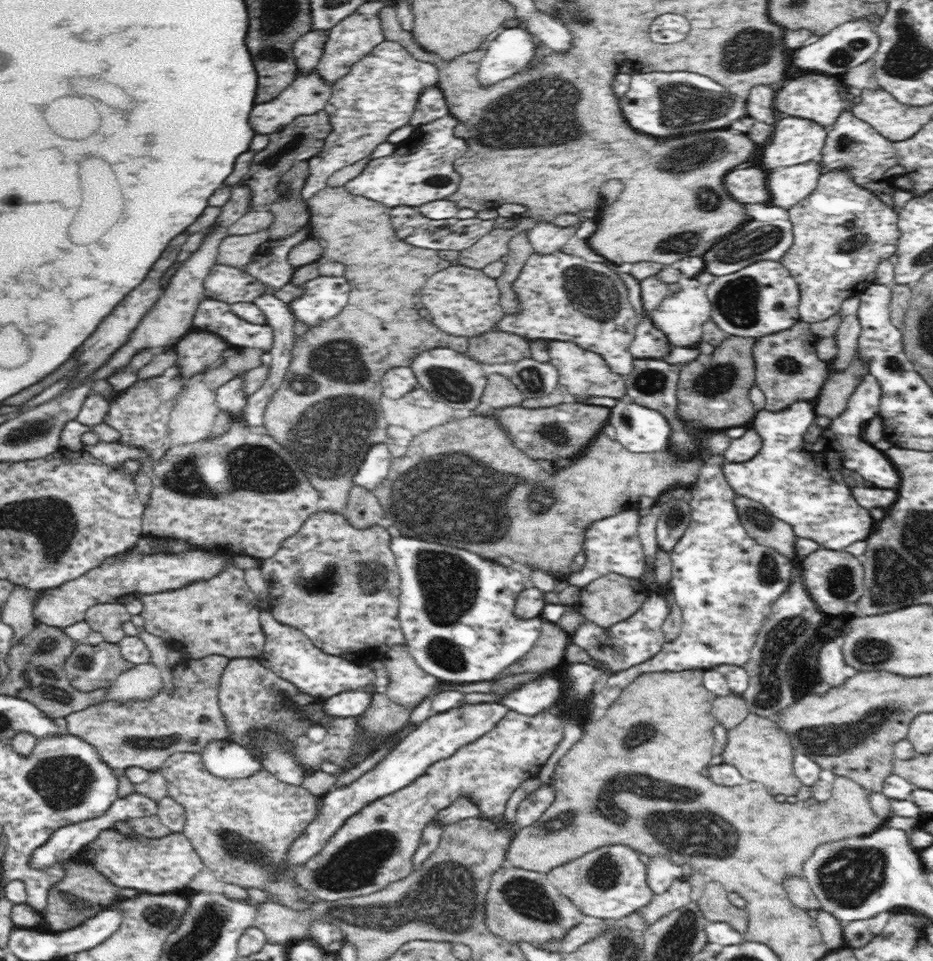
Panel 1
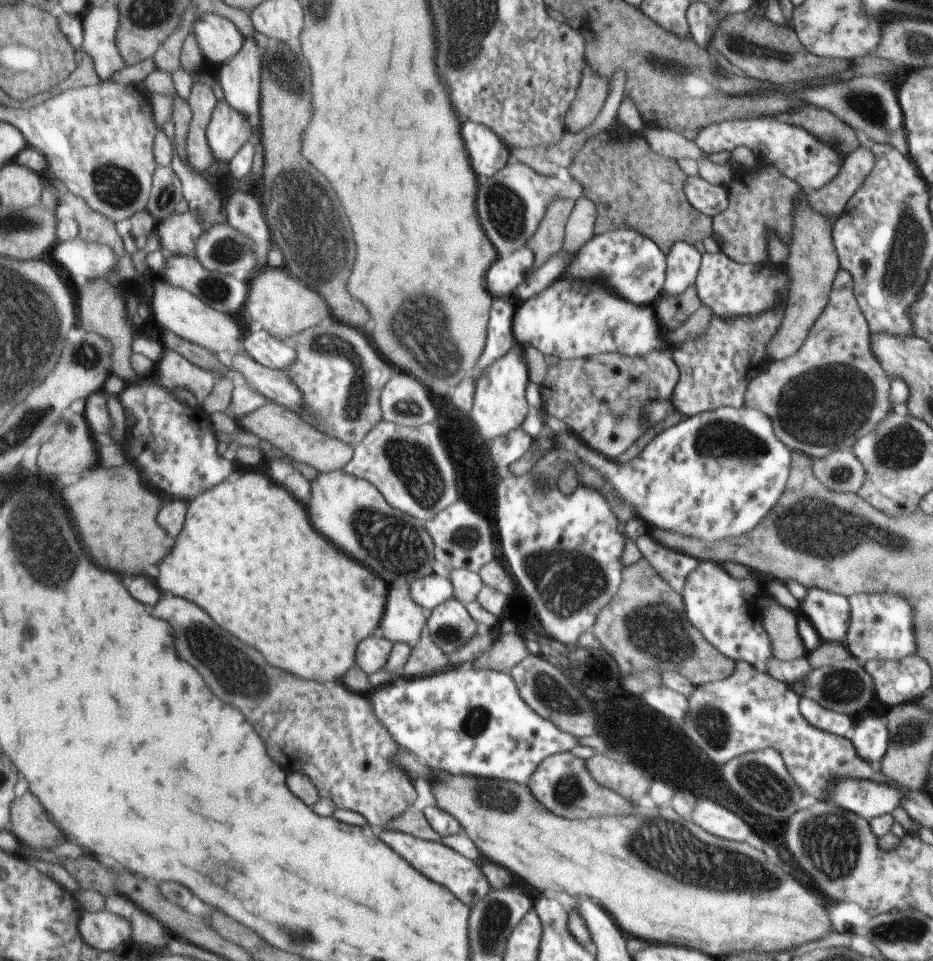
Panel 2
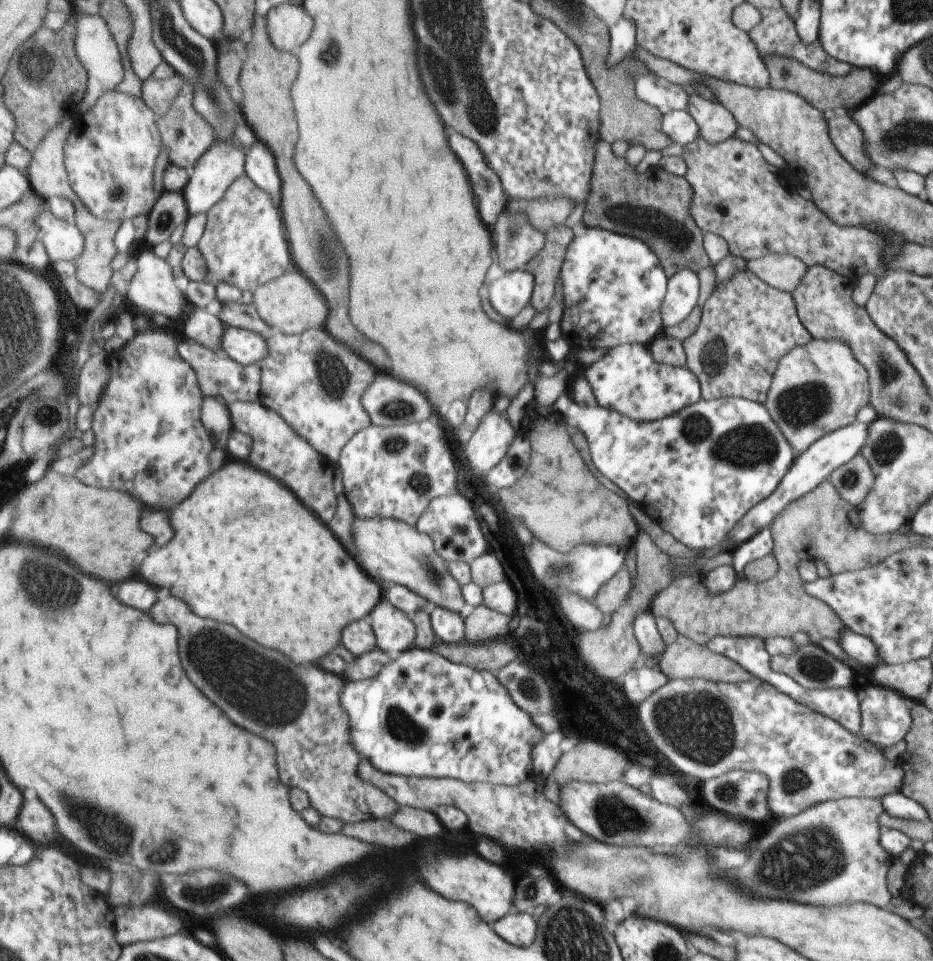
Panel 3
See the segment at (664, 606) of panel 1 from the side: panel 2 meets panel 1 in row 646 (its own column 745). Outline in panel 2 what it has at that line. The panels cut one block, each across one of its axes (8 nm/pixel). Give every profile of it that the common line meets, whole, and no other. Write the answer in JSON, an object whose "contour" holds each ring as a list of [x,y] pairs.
{"contour":[[[700,561],[687,576],[681,596],[685,616],[715,650],[735,663],[746,662],[764,672],[763,663],[771,655],[771,647],[762,627],[762,609],[757,604],[760,592],[755,581],[737,580],[721,564]]]}

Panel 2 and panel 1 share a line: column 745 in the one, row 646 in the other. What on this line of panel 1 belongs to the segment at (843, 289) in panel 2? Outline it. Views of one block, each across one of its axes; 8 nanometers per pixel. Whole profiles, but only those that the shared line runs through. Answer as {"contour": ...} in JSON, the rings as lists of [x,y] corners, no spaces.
{"contour":[[[406,644],[391,646],[391,649],[387,650],[383,665],[387,670],[388,689],[386,693],[398,705],[415,708],[426,696],[431,696],[434,692],[437,692],[436,688],[441,683],[436,677],[423,672],[411,657]]]}

